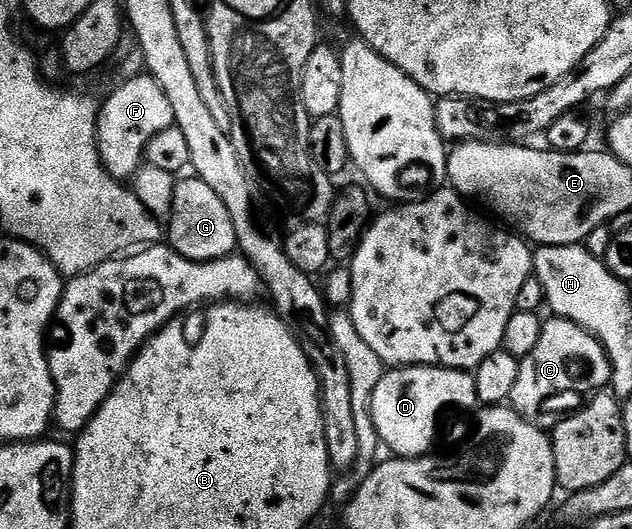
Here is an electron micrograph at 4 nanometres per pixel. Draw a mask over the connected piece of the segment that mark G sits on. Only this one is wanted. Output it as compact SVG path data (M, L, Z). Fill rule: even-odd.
M190 177L176 184L173 189L173 212L167 220L167 243L183 257L206 263L221 259L237 251L235 225L231 225L231 213L219 198L219 193L207 185L207 181Z

